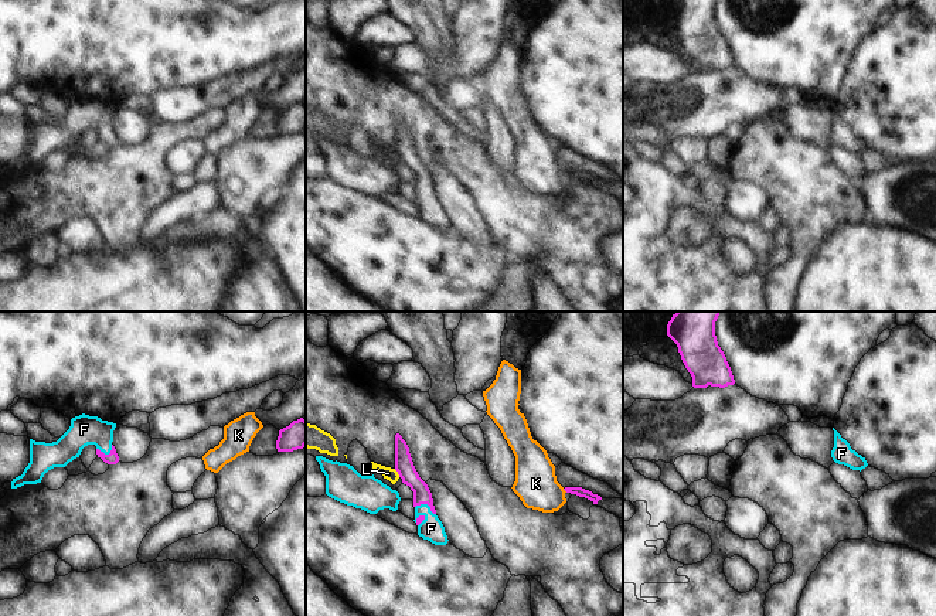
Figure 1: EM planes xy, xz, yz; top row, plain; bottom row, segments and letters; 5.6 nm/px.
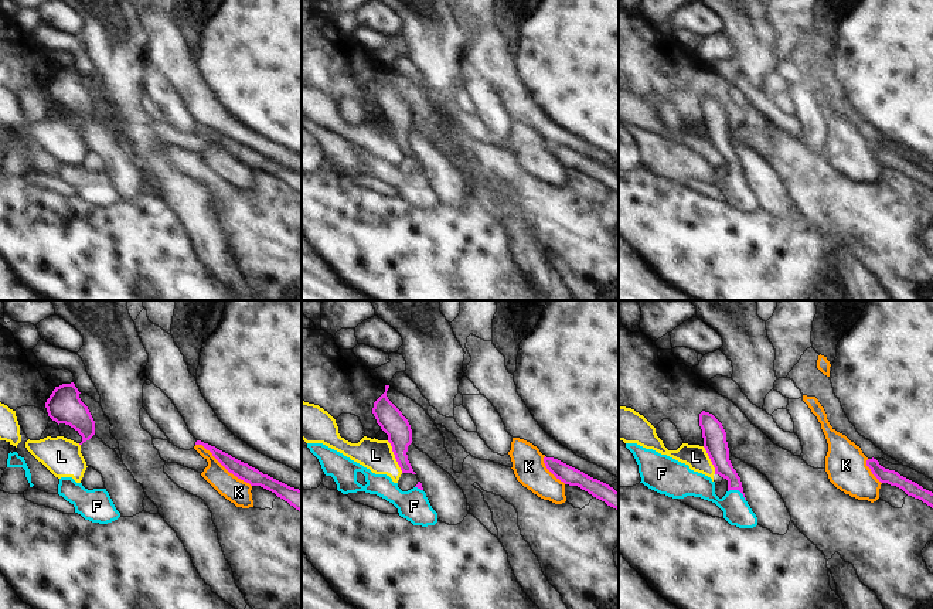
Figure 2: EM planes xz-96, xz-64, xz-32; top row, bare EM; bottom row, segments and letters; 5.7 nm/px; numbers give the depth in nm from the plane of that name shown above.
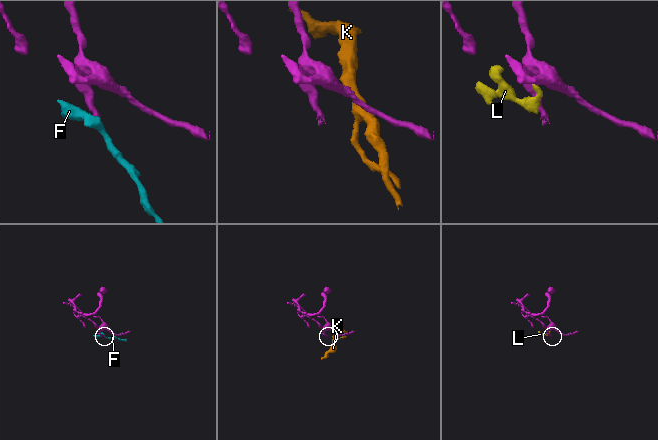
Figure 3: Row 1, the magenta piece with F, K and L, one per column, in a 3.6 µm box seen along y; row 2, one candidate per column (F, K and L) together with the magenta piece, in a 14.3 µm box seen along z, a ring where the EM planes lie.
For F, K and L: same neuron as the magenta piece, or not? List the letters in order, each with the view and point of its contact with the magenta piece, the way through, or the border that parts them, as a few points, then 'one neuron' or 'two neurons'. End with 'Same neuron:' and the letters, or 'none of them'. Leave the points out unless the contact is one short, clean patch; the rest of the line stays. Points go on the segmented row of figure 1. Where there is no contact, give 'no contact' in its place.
F: xz (426, 503) | across xz (404, 466), (419, 487), (426, 503), (426, 521), (431, 528) | one neuron
K: xz (565, 490) | along xz (562, 489), (567, 492) | two neurons
L: xz (398, 473) | along xz (394, 469), (400, 476) | two neurons
Same neuron: F

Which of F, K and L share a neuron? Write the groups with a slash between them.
F / K / L

